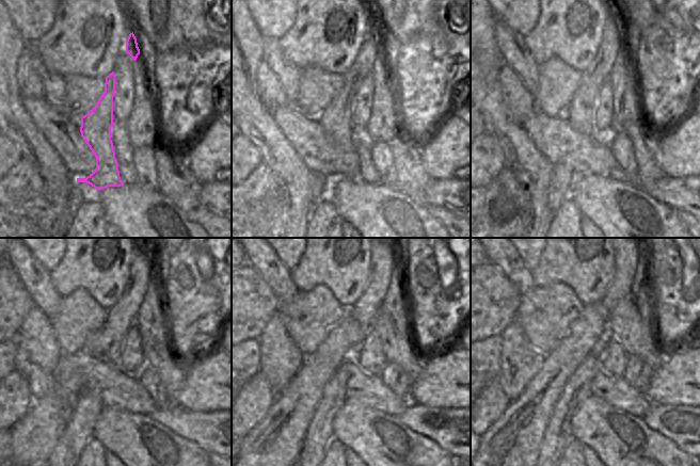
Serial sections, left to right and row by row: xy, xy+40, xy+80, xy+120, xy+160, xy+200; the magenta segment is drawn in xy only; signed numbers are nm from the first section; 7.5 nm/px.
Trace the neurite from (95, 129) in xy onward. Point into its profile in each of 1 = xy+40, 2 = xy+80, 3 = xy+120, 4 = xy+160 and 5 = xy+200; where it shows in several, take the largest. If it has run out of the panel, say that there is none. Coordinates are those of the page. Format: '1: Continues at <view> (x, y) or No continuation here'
1: Continues at xy+40 (336, 121)
2: Continues at xy+80 (579, 112)
3: Continues at xy+120 (107, 342)
4: Continues at xy+160 (384, 259)
5: Continues at xy+200 (626, 259)

